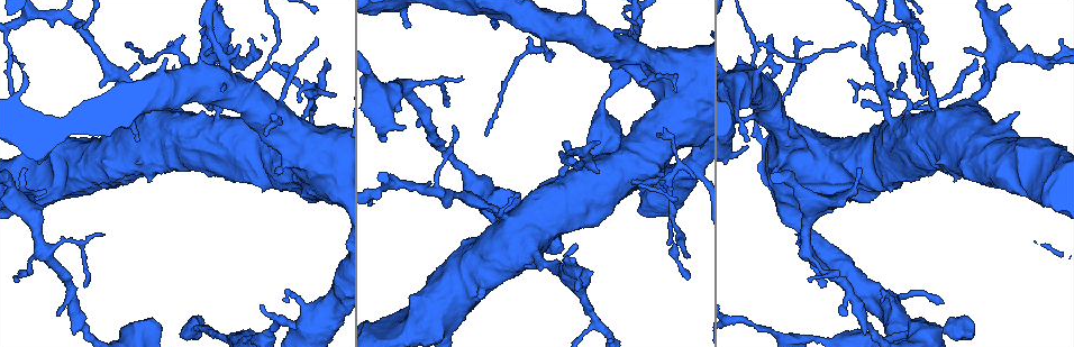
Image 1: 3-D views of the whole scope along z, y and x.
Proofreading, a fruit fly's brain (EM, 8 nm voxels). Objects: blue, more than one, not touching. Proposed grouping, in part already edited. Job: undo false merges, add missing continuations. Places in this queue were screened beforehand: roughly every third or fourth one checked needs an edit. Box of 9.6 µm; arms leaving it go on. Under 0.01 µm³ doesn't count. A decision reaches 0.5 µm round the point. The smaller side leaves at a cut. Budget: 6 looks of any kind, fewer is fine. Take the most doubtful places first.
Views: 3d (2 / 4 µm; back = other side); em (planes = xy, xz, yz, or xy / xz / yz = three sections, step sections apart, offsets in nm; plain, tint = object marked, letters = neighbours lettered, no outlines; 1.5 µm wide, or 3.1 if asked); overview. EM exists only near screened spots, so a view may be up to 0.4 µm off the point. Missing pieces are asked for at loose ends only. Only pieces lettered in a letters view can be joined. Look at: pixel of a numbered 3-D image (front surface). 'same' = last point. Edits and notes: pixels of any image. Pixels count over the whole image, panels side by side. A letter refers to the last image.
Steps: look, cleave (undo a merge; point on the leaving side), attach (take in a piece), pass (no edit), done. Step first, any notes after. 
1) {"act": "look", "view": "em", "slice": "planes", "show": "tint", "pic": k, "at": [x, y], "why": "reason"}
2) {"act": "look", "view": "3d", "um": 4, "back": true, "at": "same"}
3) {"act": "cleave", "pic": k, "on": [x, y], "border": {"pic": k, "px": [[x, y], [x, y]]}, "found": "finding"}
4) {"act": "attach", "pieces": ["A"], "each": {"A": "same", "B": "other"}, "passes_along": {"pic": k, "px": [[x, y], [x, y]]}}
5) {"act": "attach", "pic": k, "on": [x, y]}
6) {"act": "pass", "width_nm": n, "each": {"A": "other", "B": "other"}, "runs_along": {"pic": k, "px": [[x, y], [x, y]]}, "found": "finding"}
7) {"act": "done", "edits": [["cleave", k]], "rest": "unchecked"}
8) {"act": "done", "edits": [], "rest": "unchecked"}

{"act": "look", "view": "3d", "um": 4, "pic": 1, "at": [195, 327], "why": "sudden change in width"}

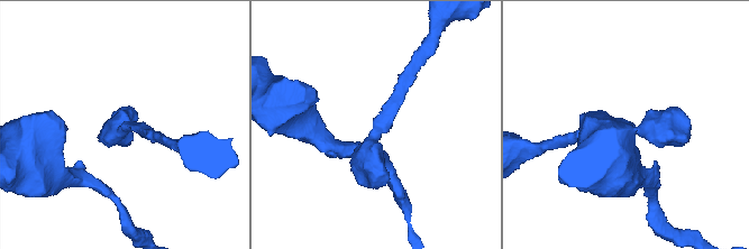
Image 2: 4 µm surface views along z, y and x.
{"act": "look", "view": "em", "slice": "xy", "step": 4, "show": "tint", "pic": 2, "at": [372, 138], "arm_widths_nm": [170, 300]}

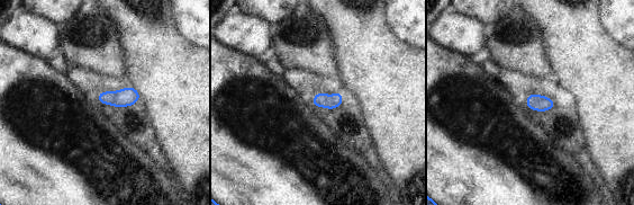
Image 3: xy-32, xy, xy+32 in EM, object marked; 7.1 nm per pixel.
{"act": "look", "view": "em", "slice": "planes", "show": "letters", "at": "same", "why": "another direction"}

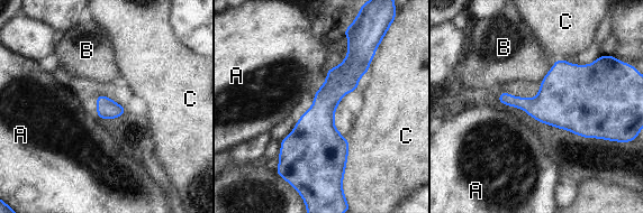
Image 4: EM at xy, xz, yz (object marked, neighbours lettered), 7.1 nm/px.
{"act": "pass", "each": {"A": "other", "B": "other", "C": "other"}, "border": {"pic": 4, "px": [[328, 68], [324, 83], [316, 91]]}, "found": "continuous, no second neuron"}

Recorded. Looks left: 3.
{"act": "look", "view": "em", "slice": "planes", "show": "tint", "pic": 1, "at": [966, 49], "why": "an open end"}

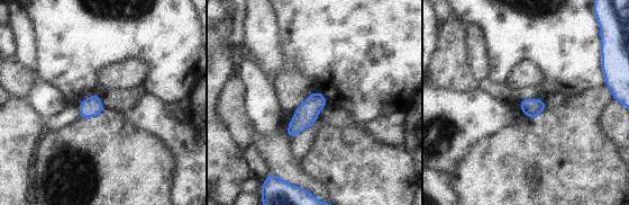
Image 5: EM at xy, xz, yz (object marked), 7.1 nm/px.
{"act": "look", "view": "em", "slice": "planes", "show": "letters", "at": "same", "why": "what lies round it"}

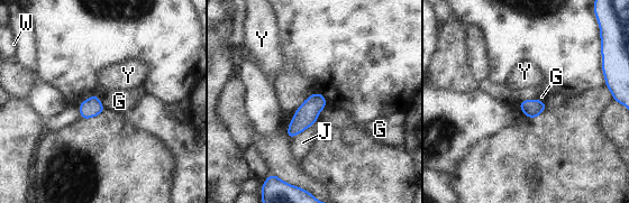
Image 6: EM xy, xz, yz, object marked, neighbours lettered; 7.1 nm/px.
{"act": "pass", "width_nm": 130, "each": {"G": "other", "J": "other", "W": "other", "Y": "other"}, "border": {"pic": 6, "px": [[535, 98], [520, 102]]}, "found": "none of them fits"}

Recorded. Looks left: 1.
{"act": "done", "edits": [], "rest": "unchecked"}

